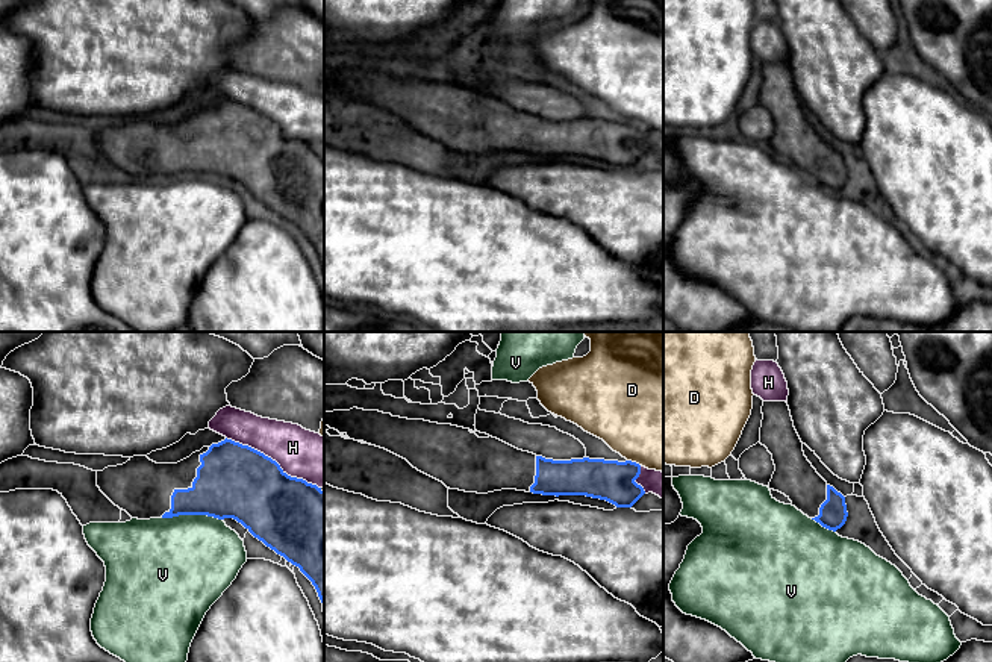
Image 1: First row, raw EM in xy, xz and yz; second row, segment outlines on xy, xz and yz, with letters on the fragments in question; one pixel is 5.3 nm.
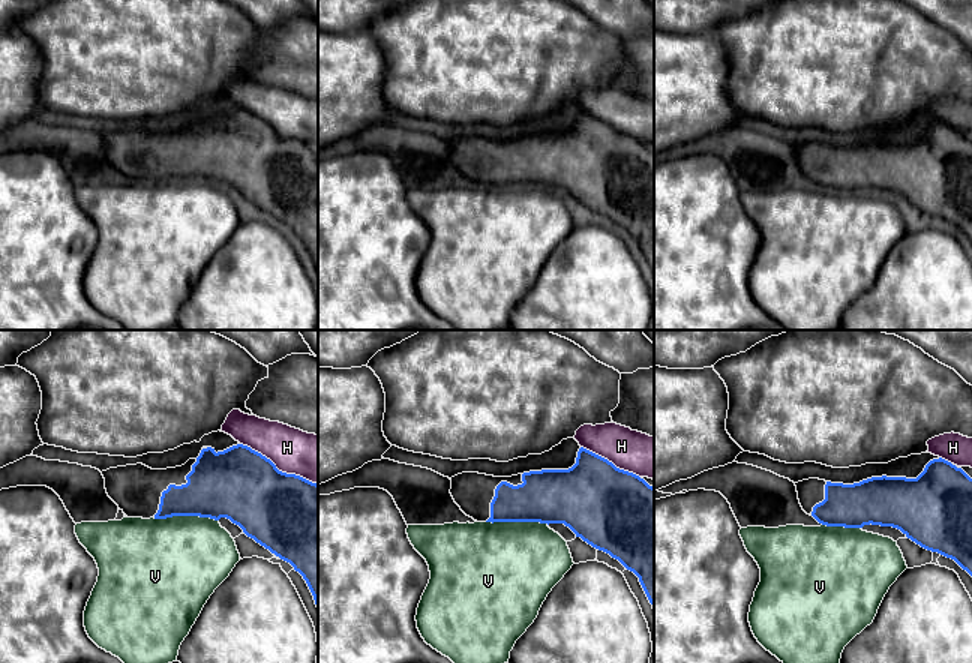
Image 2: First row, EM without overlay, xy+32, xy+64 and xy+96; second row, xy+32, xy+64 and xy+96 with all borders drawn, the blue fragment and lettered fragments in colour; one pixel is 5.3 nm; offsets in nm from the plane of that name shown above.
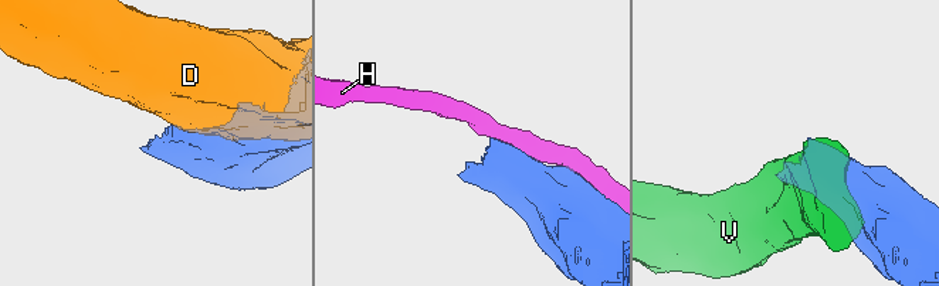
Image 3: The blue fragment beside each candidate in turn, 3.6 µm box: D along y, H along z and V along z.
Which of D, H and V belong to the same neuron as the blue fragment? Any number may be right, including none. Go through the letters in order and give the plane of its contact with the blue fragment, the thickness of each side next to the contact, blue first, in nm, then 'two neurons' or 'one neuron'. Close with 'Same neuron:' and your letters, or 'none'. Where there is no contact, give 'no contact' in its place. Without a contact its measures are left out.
D: contact in xz; calibres 220 and 500 nm; two neurons
H: contact in xy; calibres 400 and 260 nm; two neurons
V: contact in xy; calibres 360 and 500 nm; two neurons
Same neuron: none

